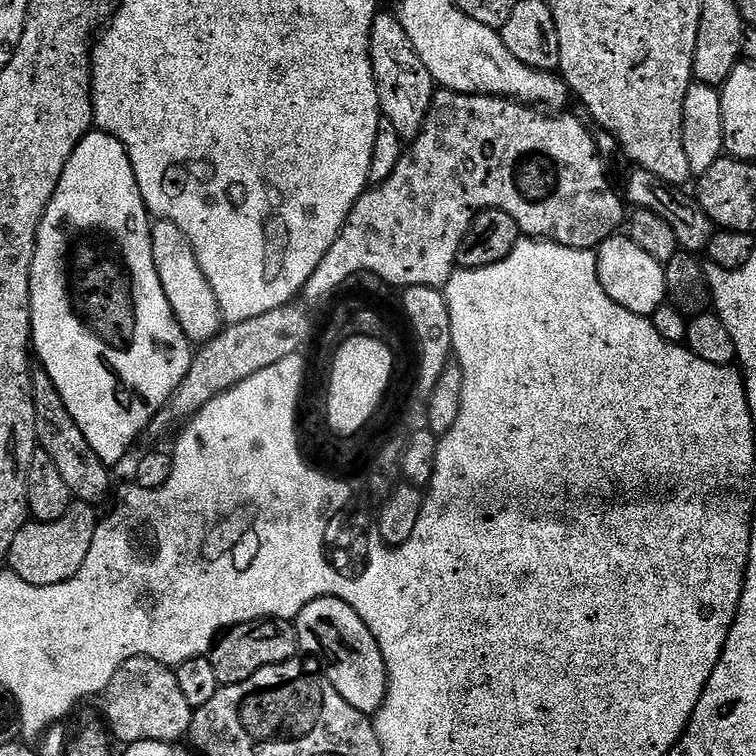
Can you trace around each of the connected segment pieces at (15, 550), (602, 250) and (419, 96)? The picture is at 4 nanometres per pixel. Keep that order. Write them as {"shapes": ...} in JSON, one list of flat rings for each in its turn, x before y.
{"shapes":[[[76,502,64,516,54,522,37,520,22,526,22,530,18,530,18,538,14,538,14,546,10,546,7,563,11,571,39,588,54,586,74,578,74,574,82,570,82,564,90,554,90,544,98,534,96,510,91,504]],[[617,234,603,240,600,247,595,249,596,264,599,266,599,278,606,294,618,302,626,310,639,316,651,318,668,300,668,283,664,273,665,265,654,254,642,250,631,235]],[[377,11,370,34,370,58,376,74,383,119,390,121,394,130,398,130,401,140,415,140,417,134,424,129,426,114,432,105,432,97,438,91,438,85,432,79,430,70,426,70,422,64,414,42,410,42,410,34,402,30,402,22,395,11]]]}

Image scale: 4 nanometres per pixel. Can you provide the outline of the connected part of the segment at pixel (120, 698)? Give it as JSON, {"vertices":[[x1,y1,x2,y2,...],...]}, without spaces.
{"vertices":[[149,656,130,658,130,662,123,664,114,674,110,686,102,693,103,700,104,716,109,724,107,727,117,741,121,740,121,745,147,740,174,744,183,741,183,736,185,739,191,733,194,709,186,700,175,671]]}

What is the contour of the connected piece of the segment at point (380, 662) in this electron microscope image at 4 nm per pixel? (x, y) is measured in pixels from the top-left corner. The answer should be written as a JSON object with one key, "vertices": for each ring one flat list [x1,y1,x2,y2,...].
{"vertices":[[320,596,301,610,294,623,301,649,305,653,317,652,328,663,326,675,338,694,342,694,342,698,346,698,346,702,359,712,379,712,388,699,388,663,380,641,355,607,348,600,339,600,336,596]]}

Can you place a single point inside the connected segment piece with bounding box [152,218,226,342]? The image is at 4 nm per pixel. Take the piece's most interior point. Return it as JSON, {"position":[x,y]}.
{"position":[198,308]}

